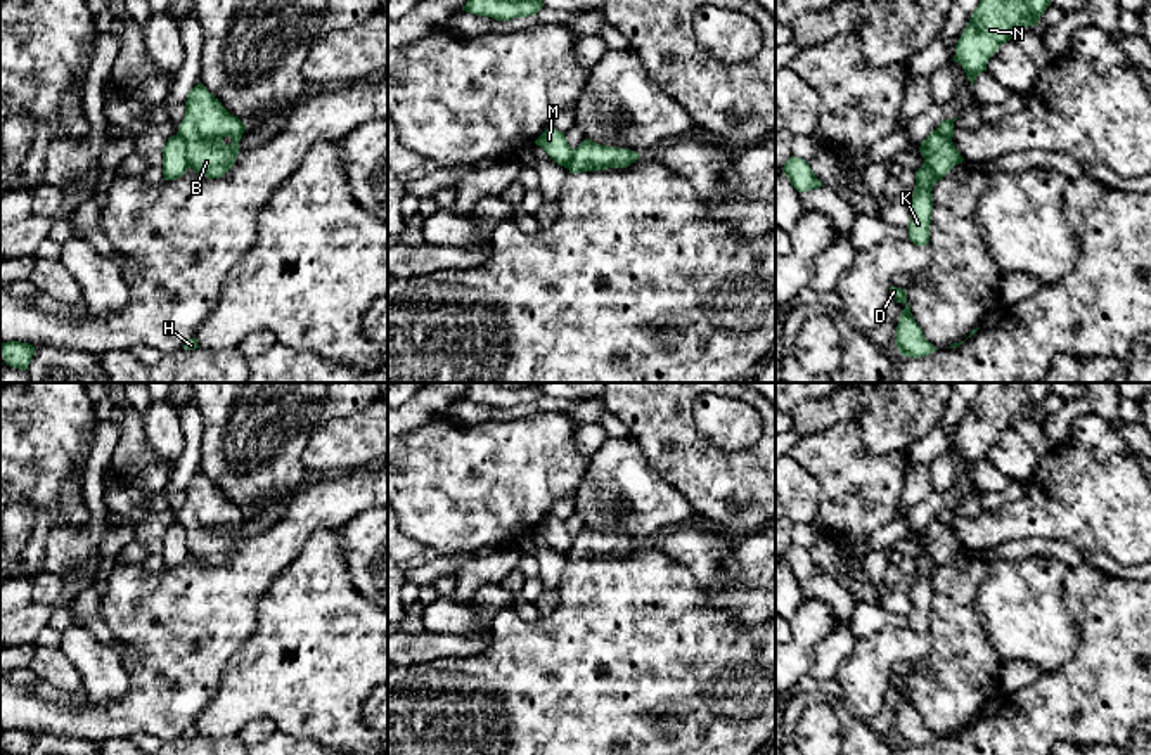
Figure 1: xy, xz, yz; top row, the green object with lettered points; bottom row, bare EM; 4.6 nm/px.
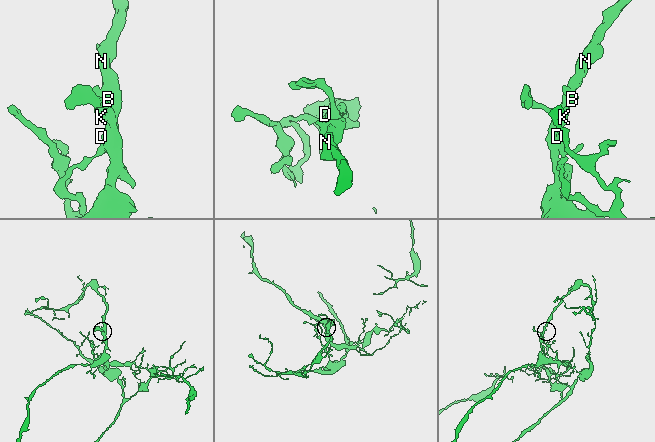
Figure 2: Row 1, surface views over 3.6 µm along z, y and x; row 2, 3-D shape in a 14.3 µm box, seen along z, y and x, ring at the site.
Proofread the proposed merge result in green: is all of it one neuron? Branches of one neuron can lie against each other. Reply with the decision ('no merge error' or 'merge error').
merge error

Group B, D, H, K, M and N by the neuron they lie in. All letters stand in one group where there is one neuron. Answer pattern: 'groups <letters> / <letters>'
groups B N / D H K M

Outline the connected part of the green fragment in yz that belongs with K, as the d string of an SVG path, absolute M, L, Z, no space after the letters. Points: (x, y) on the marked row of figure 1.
M933 130L919 147L919 152L926 159L933 184L929 187L914 190L910 203L909 241L916 246L926 246L929 242L929 223L933 211L933 185L942 180L955 165L962 163L964 158L955 149L952 139L943 137Z

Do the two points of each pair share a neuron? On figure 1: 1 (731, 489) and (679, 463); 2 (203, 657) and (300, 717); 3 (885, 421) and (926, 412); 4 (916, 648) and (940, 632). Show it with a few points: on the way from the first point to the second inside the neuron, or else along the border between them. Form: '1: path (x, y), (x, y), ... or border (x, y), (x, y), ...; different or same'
1: path (719, 485), (691, 463); same
2: border (248, 638), (225, 665), (217, 693), (206, 707); different
3: path (895, 419), (906, 412), (916, 412); same
4: border (928, 632), (930, 650), (914, 662); different

